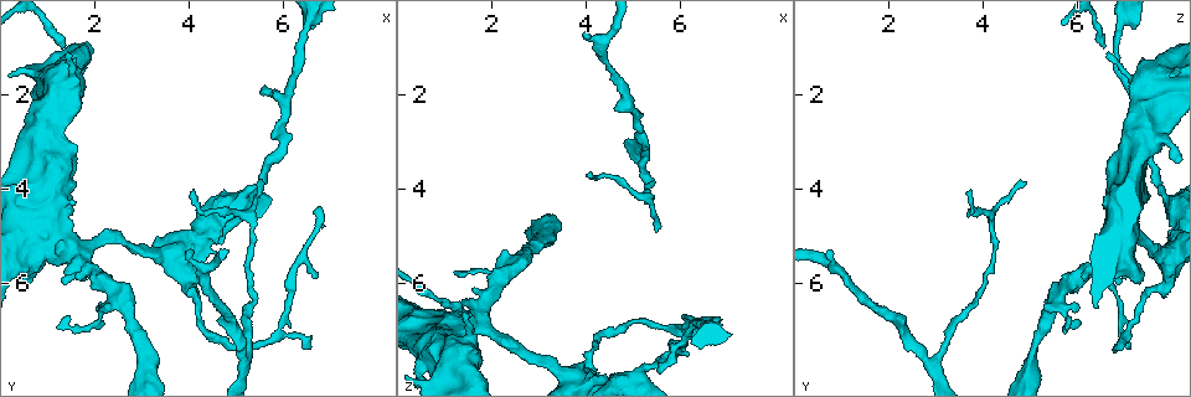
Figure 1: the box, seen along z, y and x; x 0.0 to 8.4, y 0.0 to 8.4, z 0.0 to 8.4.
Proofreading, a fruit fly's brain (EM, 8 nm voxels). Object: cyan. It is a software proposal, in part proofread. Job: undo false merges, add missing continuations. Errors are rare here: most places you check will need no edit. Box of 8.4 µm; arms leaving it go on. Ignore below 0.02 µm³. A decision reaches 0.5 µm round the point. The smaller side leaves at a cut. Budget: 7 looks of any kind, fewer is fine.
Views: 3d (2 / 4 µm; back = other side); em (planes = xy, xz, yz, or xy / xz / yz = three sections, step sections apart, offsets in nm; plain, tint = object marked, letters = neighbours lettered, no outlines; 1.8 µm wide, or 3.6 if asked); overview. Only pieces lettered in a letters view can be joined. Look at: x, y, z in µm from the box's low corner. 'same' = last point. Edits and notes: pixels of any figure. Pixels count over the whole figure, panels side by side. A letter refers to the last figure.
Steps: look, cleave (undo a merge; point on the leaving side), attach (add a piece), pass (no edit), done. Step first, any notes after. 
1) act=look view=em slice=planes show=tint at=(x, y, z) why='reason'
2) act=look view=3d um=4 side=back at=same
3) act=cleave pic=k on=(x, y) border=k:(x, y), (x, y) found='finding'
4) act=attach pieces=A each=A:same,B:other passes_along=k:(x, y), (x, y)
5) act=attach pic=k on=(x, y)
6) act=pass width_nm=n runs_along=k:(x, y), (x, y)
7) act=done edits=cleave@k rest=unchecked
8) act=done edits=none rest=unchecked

act=look view=3d um=2 at=(3.95, 5.35, 0.80) why='free end'

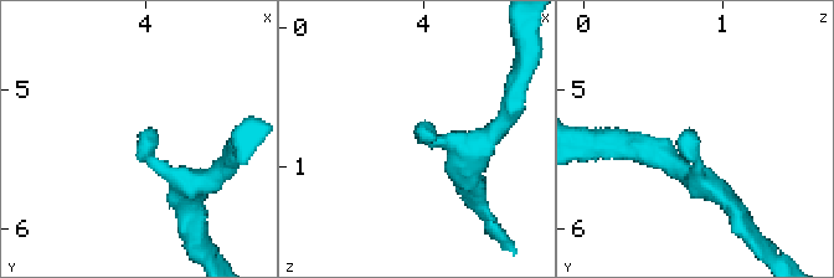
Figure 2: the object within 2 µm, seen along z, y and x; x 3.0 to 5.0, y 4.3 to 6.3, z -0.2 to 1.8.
act=look view=em slice=planes show=letters at=(3.96, 5.28, 0.74)

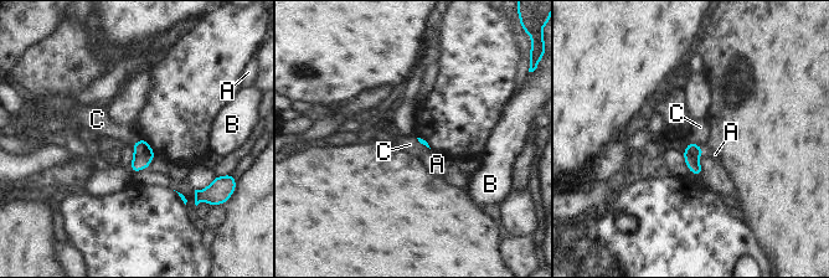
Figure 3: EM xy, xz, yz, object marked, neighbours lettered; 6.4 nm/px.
act=pass each=A:other,B:other,C:other border=3:(689, 140), (699, 144) found='none of them fits'

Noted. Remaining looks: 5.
act=look view=em slice=xy step=8 show=tint at=(5.20, 7.70, 2.90)

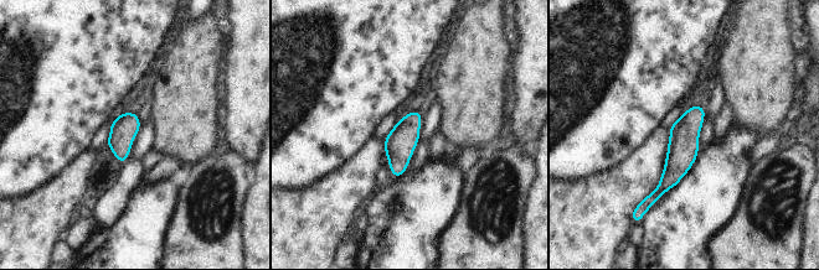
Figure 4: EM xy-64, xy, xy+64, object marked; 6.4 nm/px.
act=look view=em slice=planes show=letters at=same why='cut it another way'

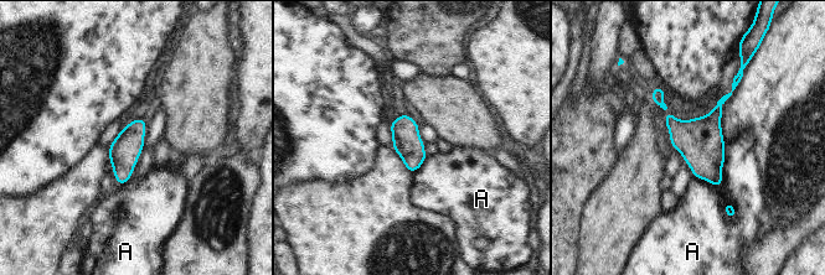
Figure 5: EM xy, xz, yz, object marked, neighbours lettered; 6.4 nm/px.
act=pass each=A:other border=5:(725, 140), (722, 183), (694, 177) found='all the same cell'

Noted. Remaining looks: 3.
act=look view=3d um=4 side=back at=(1.45, 1.15, 6.60) why='tapers out'

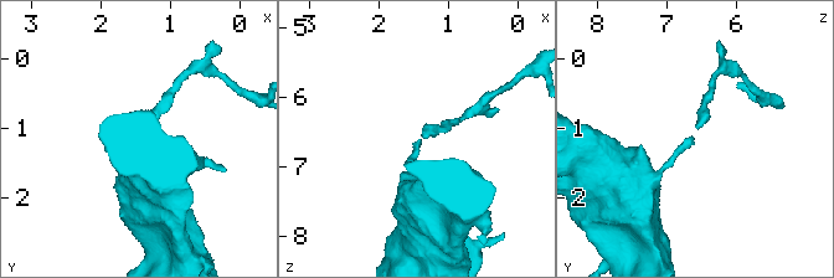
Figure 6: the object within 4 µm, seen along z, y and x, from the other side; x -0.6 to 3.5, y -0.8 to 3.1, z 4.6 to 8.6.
act=look view=em slice=planes show=letters at=(1.40, 1.25, 6.60) why='need the tissue'

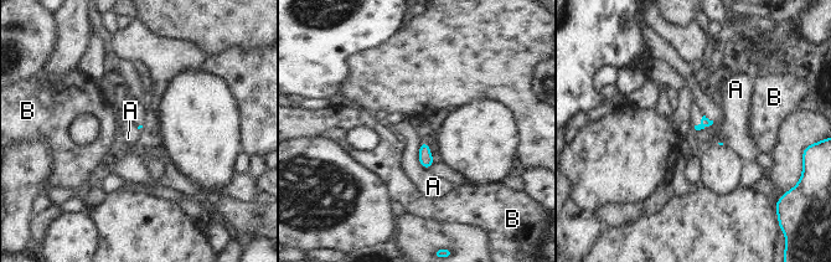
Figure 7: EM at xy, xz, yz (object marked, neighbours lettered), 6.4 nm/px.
act=pass each=A:other,B:other found='none of them fits'

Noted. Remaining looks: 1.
act=done edits=none rest=unchecked

